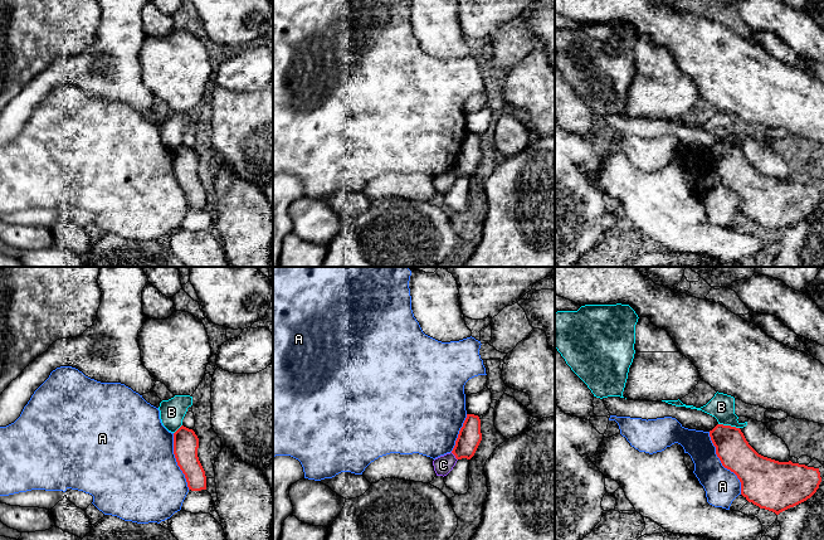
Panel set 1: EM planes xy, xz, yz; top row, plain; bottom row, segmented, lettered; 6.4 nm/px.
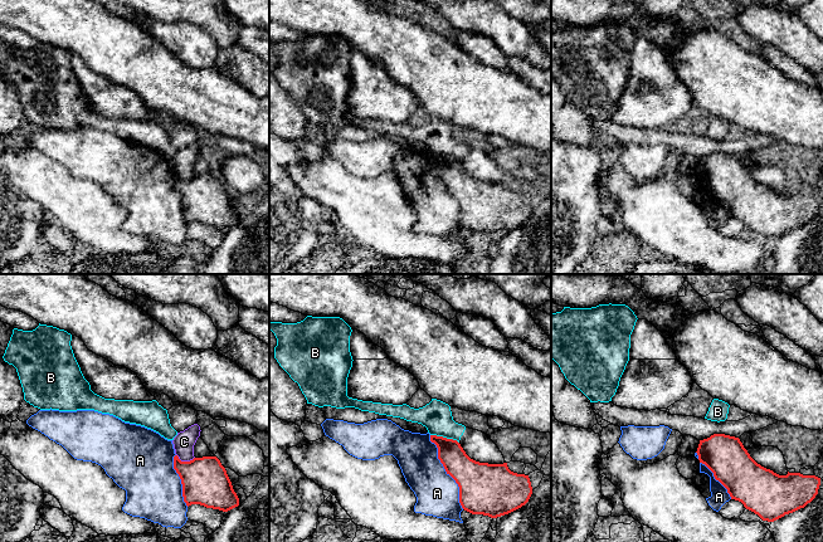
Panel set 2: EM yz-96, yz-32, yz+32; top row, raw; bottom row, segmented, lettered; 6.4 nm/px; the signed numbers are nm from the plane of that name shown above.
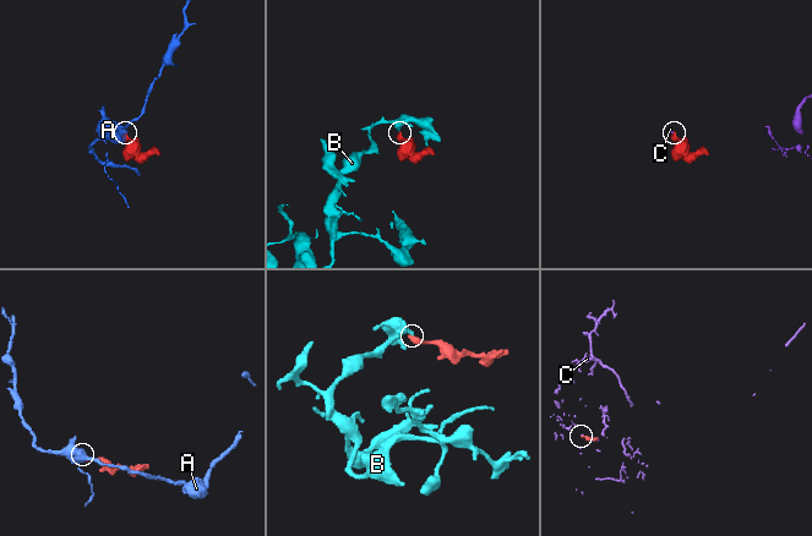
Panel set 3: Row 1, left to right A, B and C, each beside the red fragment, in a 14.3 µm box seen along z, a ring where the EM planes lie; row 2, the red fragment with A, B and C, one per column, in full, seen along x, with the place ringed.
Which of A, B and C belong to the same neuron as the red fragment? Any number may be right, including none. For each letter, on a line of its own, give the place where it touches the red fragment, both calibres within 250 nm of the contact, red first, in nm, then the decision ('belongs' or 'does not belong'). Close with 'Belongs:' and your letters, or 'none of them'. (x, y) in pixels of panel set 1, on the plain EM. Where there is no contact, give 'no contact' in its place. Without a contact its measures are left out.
A: meets red in yz at (722, 183); 260 nm thick on the red side, 220 nm on the other; does not belong
B: meets red in yz at (729, 144); 220 nm thick on the red side, 160 nm on the other; does not belong
C: meets red in xz at (454, 173); 150 nm thick on the red side, 120 nm on the other; does not belong
Belongs: none of them

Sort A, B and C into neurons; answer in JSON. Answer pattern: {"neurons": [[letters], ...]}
{"neurons": [["A"], ["B"], ["C"]]}

